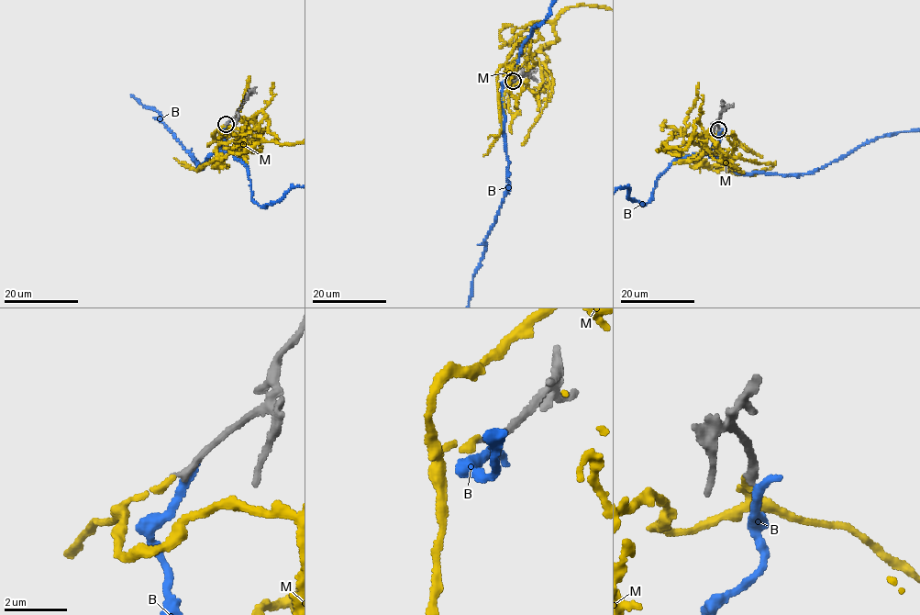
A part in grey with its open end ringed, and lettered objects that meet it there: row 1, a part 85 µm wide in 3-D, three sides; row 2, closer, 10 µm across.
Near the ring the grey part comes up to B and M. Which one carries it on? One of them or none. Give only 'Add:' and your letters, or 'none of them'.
Add: M

